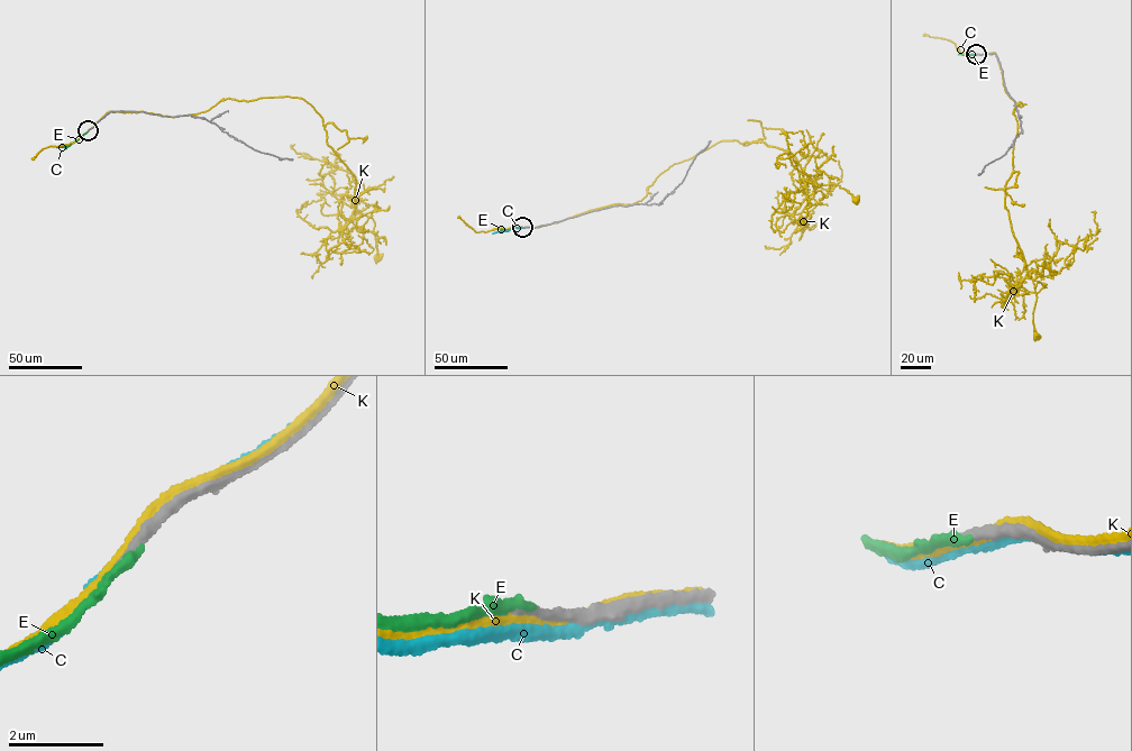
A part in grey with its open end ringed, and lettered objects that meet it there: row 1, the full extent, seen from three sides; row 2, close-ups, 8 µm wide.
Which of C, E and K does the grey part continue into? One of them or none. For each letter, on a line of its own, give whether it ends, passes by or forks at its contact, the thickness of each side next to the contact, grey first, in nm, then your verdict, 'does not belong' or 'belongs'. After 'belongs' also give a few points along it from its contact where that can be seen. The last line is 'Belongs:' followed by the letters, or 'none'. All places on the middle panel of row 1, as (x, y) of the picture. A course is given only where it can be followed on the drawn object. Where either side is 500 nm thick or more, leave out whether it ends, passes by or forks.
C: it passes by; calibres 200 and 240 nm; does not belong
E: it ends; calibres 240 and 200 nm; belongs; course (522, 227), (501, 228)
K: it passes by; calibres 220 and 240 nm; does not belong
Belongs: E

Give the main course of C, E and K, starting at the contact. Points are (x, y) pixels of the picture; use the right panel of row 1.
C: (976, 54), (962, 55), (959, 49)
E: (976, 54), (958, 54)
K: (978, 54), (995, 54), (1005, 91), (1023, 104), (1013, 113), (1018, 134), (1004, 203), (1033, 284), (1038, 336)

